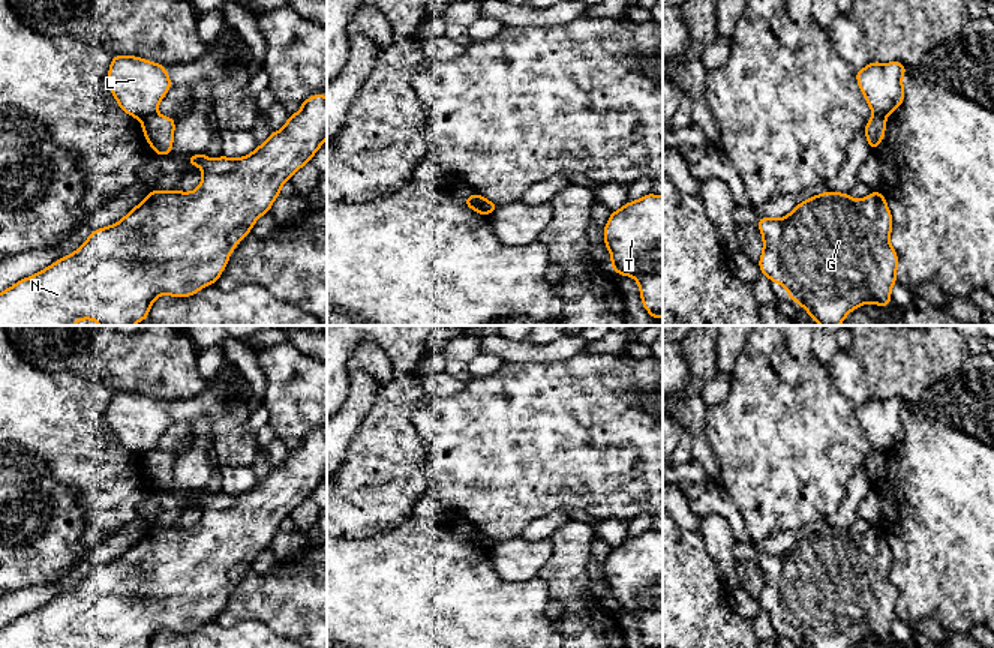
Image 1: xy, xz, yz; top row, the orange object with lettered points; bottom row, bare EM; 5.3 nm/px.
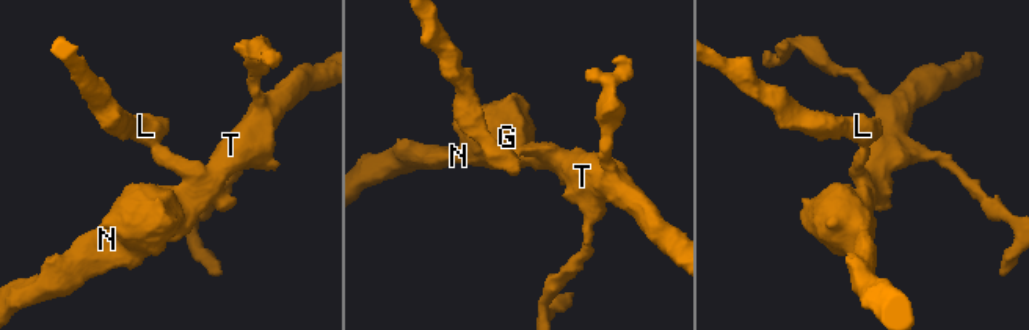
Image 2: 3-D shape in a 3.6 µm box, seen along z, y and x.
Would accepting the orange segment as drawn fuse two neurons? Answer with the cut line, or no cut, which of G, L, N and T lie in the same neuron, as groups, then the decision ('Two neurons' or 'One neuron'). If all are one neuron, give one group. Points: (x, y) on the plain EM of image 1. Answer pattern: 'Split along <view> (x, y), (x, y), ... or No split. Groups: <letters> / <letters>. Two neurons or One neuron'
Split along xy (155, 447), (141, 456). Groups: G N T / L. Two neurons

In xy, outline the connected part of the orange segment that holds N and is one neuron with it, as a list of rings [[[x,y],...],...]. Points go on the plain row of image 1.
[[[318,429],[300,441],[301,446],[295,450],[289,450],[286,460],[280,466],[271,468],[270,474],[247,492],[238,495],[229,495],[223,490],[217,495],[210,495],[204,489],[189,492],[186,500],[196,501],[204,508],[198,525],[192,528],[150,526],[147,534],[133,543],[121,556],[111,562],[94,566],[73,590],[60,594],[39,609],[21,615],[10,624],[1,627],[0,648],[148,648],[159,632],[168,630],[172,633],[190,633],[201,624],[216,620],[225,602],[228,600],[234,584],[252,567],[252,562],[258,554],[270,548],[273,537],[280,531],[282,520],[289,518],[295,507],[309,500],[310,494],[322,483],[322,477],[327,474],[327,434]]]

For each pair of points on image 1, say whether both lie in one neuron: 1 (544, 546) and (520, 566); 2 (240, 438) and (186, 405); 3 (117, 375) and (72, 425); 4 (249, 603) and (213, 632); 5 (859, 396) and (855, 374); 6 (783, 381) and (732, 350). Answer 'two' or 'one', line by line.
1: one
2: one
3: two
4: two
5: one
6: two

